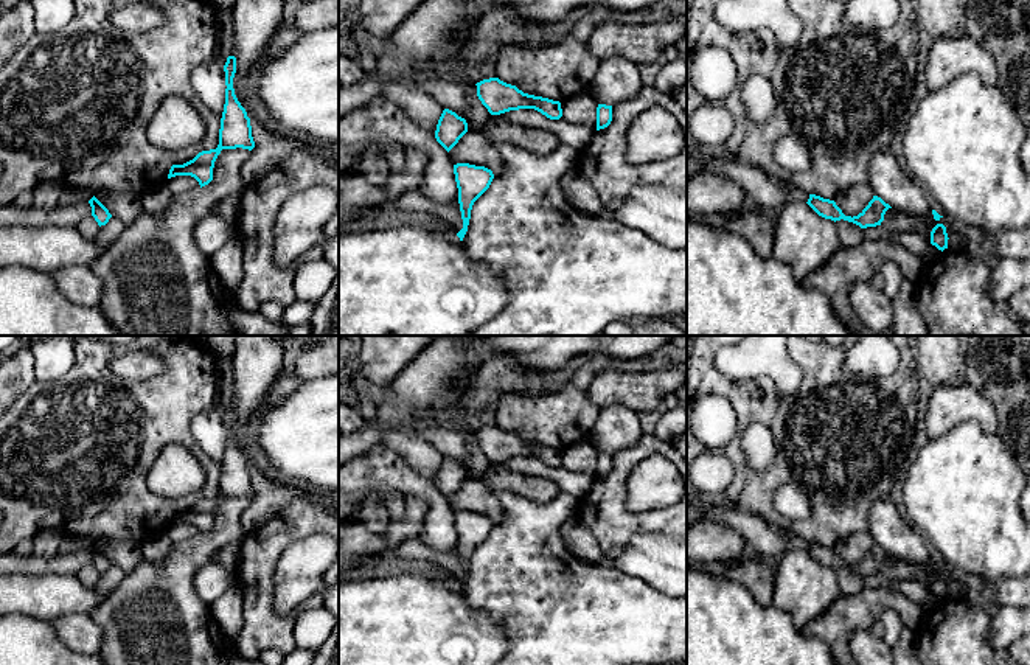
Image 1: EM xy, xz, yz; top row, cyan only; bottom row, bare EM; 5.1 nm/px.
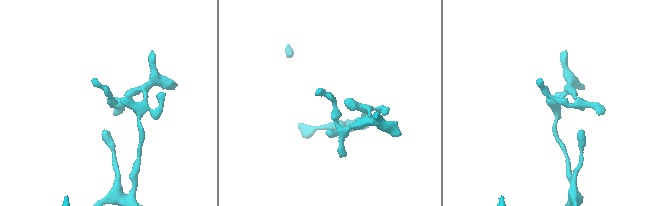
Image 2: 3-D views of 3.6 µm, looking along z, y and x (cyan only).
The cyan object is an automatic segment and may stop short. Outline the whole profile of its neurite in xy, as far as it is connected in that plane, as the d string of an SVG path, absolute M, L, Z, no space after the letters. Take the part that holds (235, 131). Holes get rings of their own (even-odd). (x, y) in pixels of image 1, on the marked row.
M228 56L224 65L225 71L225 104L221 118L219 144L216 149L202 151L193 160L183 165L172 165L168 179L176 176L194 177L200 188L213 180L213 168L222 149L255 148L250 118L235 95L233 78L236 73L236 57Z

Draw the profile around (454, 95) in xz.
M433 79L421 84L407 84L430 96L443 110L449 109L458 117L465 118L469 109L469 96L477 96L477 85L474 82L460 82L457 79Z

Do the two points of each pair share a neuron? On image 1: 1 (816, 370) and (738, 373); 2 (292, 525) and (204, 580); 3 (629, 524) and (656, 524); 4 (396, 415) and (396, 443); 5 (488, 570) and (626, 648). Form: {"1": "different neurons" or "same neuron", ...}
{"1": "different neurons", "2": "different neurons", "3": "same neuron", "4": "different neurons", "5": "same neuron"}

